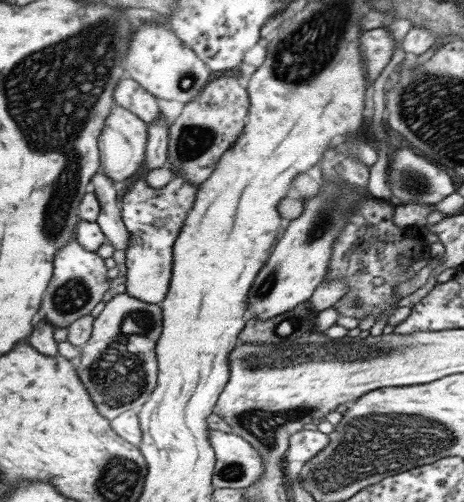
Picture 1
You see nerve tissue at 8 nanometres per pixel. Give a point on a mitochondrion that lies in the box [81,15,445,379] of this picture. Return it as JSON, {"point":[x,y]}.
{"point":[288,354]}

